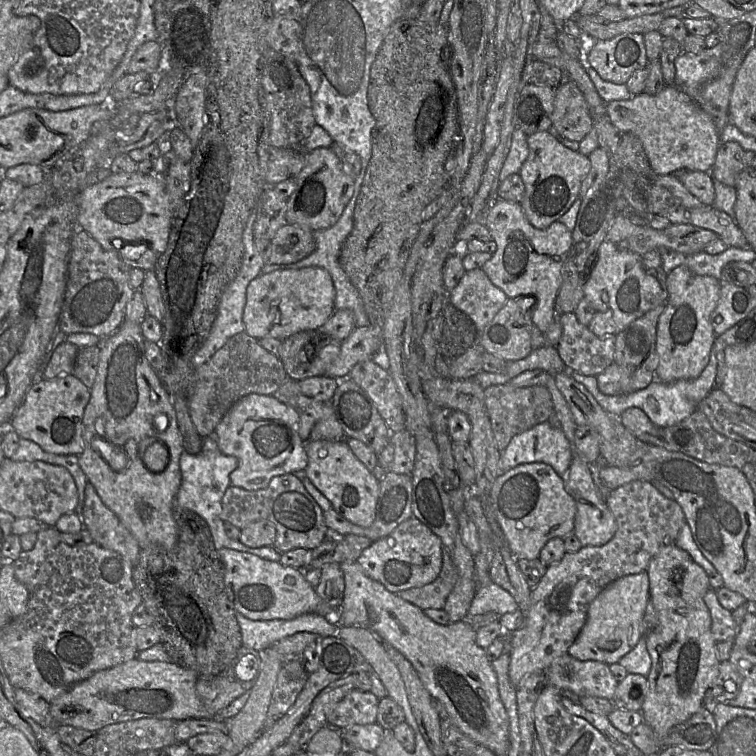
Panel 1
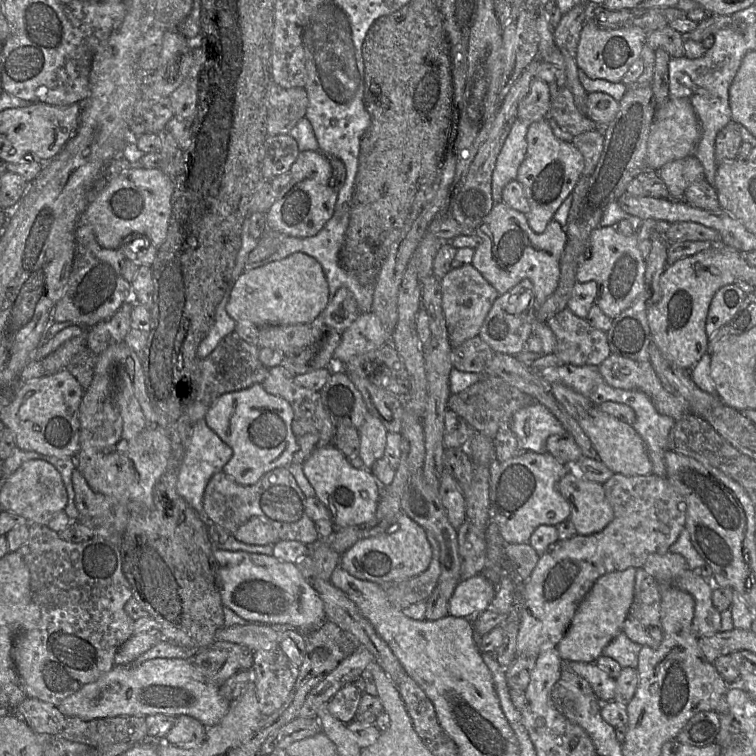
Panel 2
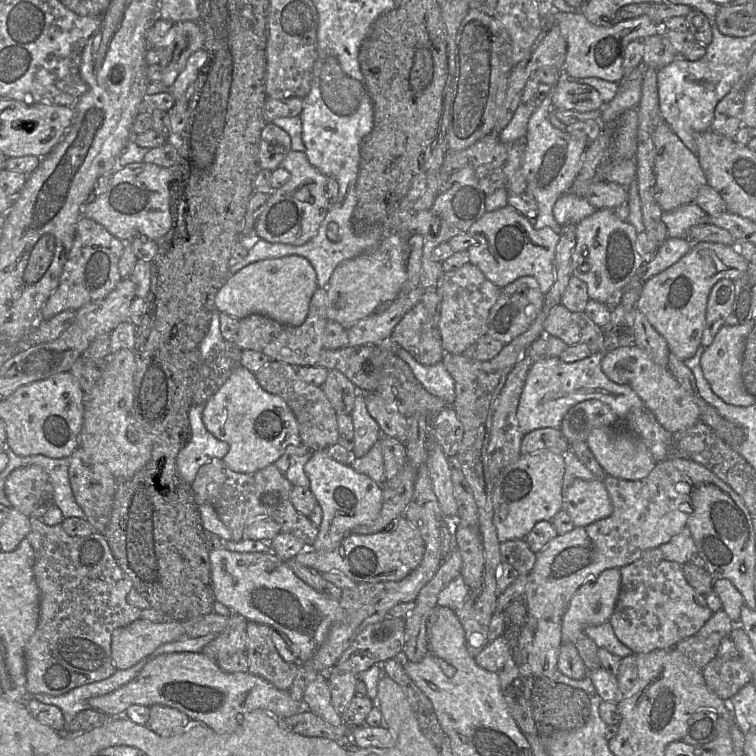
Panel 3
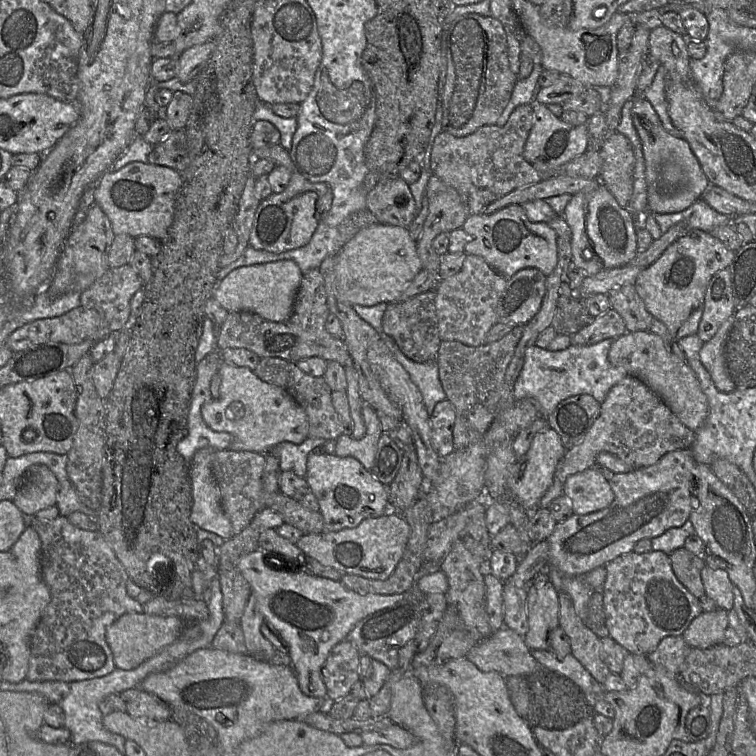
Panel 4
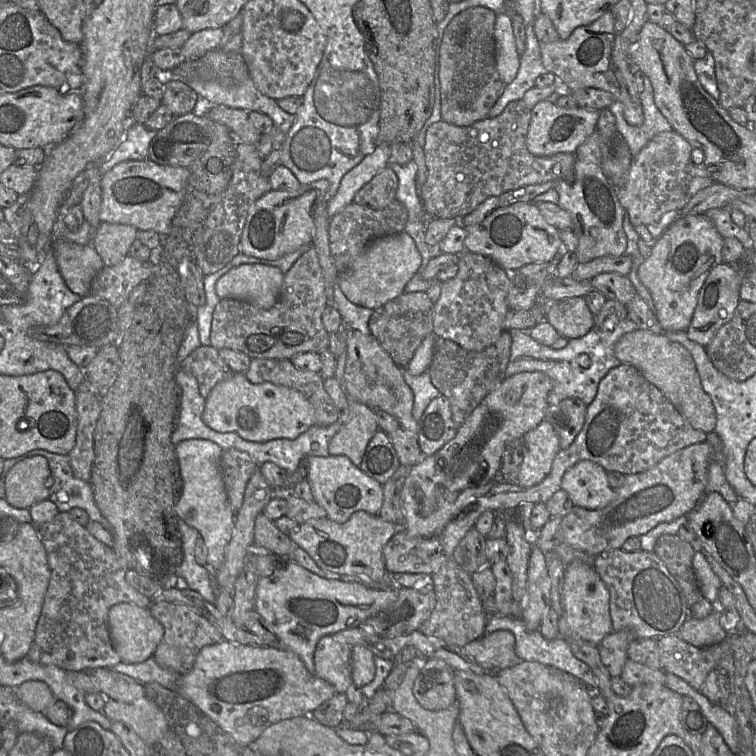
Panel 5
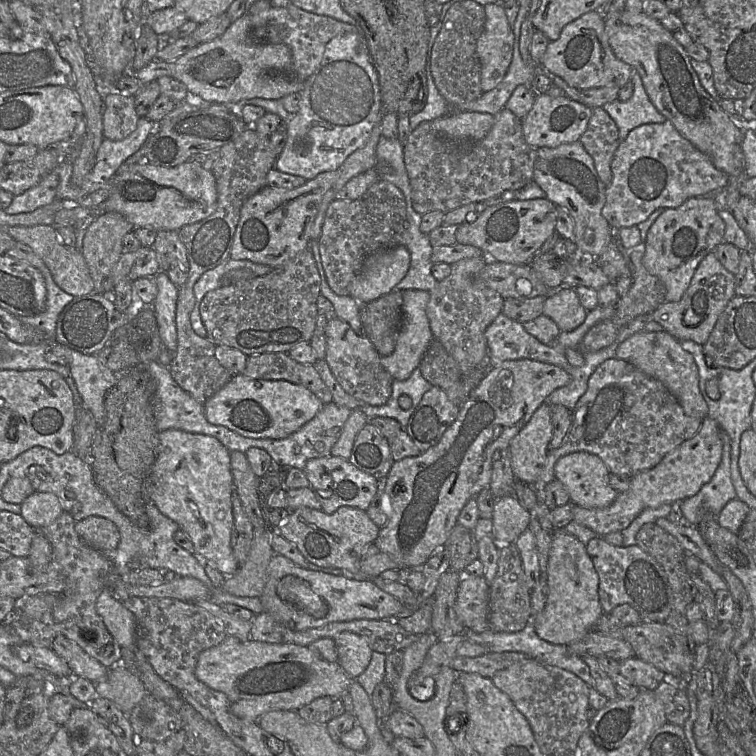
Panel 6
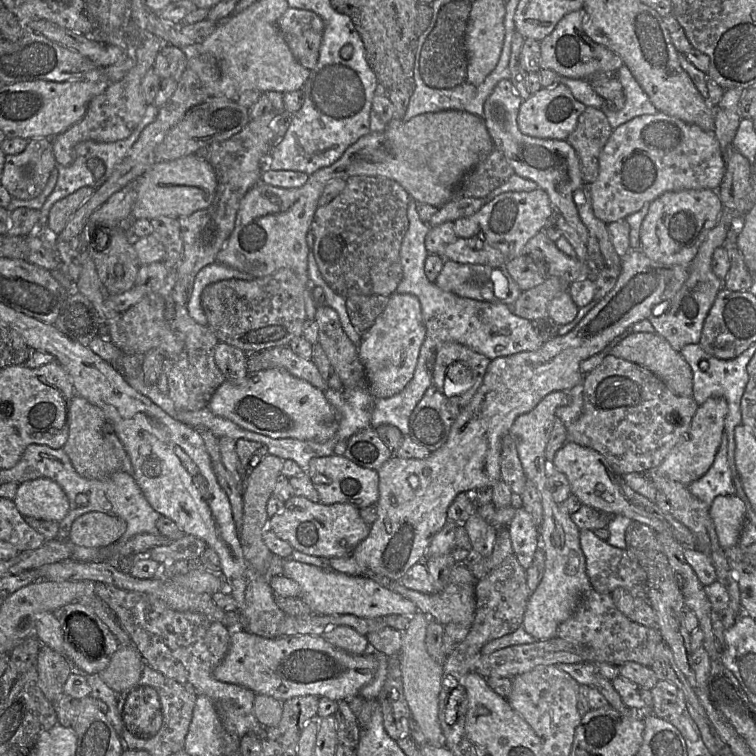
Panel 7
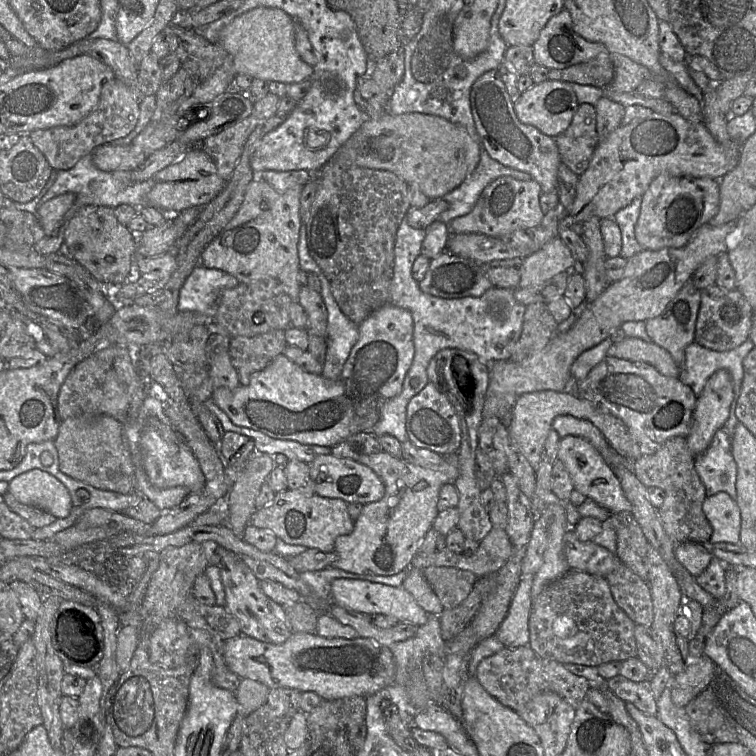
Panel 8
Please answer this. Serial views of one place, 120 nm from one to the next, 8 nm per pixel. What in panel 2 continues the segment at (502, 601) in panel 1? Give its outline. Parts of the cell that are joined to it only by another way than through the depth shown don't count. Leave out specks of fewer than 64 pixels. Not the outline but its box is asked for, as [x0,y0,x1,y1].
[449,574,496,619]

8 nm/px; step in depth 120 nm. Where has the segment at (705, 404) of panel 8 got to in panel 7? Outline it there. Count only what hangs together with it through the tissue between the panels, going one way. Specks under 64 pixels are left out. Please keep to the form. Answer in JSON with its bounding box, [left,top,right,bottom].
[653,397,728,486]

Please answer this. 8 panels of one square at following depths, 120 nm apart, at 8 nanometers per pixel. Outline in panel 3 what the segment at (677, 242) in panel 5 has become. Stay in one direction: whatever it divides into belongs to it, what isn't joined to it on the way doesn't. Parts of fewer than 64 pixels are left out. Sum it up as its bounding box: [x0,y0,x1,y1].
[637,242,748,361]

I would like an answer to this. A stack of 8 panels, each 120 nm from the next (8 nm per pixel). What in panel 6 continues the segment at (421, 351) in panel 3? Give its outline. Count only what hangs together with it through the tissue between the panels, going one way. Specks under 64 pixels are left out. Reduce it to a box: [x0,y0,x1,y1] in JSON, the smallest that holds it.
[360,289,403,356]

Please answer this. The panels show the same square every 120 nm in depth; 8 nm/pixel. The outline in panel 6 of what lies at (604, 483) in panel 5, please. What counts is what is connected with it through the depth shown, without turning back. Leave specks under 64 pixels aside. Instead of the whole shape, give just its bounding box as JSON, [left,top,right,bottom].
[555,452,618,508]

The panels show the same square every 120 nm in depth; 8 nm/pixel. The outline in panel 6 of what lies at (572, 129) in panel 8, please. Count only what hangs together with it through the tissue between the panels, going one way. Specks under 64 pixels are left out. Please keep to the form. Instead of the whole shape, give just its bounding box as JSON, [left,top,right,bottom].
[579,107,621,186]

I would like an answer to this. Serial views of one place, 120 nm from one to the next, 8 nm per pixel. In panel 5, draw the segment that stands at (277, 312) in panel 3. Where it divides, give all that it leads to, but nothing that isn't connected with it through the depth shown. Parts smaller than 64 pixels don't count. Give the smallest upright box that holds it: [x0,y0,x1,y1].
[216,264,284,309]

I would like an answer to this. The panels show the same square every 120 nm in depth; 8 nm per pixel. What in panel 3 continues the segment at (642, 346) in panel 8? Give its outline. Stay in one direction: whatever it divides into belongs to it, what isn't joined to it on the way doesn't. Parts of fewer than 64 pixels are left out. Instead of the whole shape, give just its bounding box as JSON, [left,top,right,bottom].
[601,346,700,433]

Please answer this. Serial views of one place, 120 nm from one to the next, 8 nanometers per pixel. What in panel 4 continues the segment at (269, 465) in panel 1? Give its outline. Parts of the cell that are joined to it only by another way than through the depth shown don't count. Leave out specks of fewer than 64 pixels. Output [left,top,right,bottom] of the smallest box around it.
[202,362,308,454]

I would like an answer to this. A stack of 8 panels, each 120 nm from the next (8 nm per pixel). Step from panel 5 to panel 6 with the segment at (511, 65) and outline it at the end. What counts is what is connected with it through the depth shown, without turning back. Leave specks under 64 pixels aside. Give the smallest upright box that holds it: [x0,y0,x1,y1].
[476,4,514,89]

